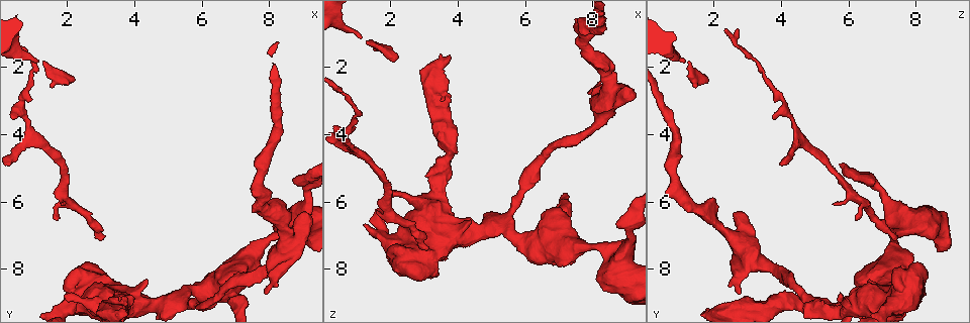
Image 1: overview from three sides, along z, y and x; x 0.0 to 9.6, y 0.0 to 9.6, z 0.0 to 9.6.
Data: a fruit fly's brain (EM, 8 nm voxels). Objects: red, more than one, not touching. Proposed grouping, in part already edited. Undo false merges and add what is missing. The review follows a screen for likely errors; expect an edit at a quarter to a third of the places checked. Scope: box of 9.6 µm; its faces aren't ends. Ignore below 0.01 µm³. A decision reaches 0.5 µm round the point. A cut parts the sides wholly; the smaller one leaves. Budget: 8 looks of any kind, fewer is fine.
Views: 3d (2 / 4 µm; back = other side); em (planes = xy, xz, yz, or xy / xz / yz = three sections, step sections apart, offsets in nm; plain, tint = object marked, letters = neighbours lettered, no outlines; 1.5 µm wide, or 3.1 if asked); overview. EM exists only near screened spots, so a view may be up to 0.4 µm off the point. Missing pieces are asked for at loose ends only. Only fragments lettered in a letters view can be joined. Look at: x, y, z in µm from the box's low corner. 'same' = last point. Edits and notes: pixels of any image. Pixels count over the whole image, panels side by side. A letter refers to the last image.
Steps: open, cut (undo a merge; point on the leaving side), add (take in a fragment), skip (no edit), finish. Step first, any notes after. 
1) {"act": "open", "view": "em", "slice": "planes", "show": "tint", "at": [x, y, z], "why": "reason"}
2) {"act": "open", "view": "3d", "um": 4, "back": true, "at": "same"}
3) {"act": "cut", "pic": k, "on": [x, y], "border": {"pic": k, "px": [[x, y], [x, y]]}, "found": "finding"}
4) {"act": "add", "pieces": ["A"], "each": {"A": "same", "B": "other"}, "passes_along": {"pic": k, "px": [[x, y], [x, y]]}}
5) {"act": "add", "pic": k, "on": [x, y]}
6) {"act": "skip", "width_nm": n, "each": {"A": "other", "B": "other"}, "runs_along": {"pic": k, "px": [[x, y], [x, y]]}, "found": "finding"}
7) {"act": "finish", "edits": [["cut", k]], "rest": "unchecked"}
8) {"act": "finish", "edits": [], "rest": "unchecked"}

{"act": "open", "view": "em", "slice": "planes", "show": "tint", "at": [0.60, 3.40, 4.05], "why": "branch point"}

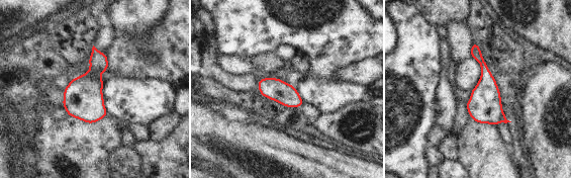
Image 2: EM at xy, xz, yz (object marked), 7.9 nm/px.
{"act": "open", "view": "em", "slice": "planes", "show": "letters", "at": "same", "why": "see the neighbours"}

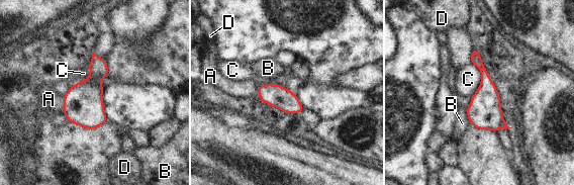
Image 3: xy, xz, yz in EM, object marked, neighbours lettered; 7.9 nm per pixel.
{"act": "skip", "width_nm": 280, "each": {"A": "other", "B": "other", "C": "other", "D": "other"}, "border": {"pic": 3, "px": [[465, 110], [471, 123]]}, "found": "all the same neuron"}

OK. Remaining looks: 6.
{"act": "open", "view": "em", "slice": "xy", "step": 4, "show": "tint", "at": [1.85, 8.85, 5.70]}

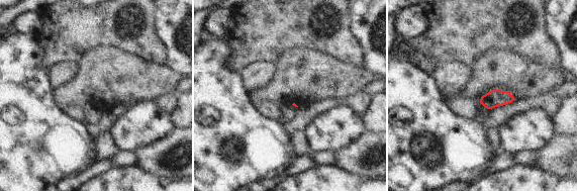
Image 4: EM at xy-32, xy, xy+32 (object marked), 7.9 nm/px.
{"act": "open", "view": "em", "slice": "xz", "step": 8, "show": "letters", "at": "same"}

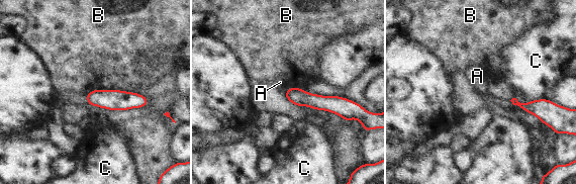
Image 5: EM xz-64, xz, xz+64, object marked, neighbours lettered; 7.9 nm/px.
{"act": "skip", "each": {"A": "other", "B": "other", "C": "other"}, "runs_along": {"pic": 5, "px": [[288, 93], [322, 102], [328, 108]]}, "found": "none of them fits"}

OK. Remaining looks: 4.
{"act": "open", "view": "3d", "um": 4, "back": true, "at": [8.00, 7.10, 7.40], "why": "narrows sharply"}

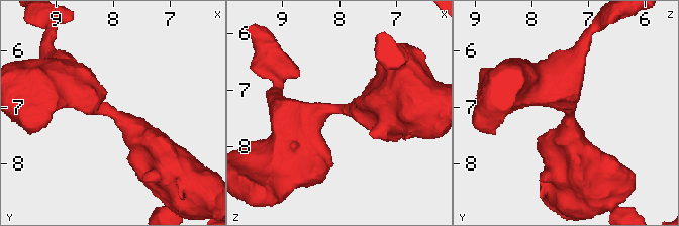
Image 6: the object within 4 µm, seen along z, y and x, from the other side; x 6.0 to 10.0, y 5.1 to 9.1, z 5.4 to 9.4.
{"act": "open", "view": "em", "slice": "xz", "step": 8, "show": "tint", "at": [8.00, 7.05, 7.30]}

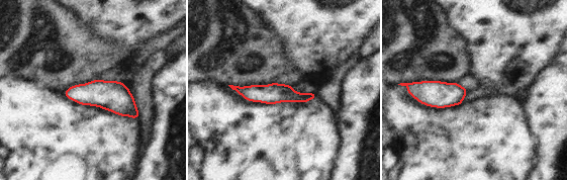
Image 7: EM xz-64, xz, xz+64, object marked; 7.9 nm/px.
{"act": "open", "view": "em", "slice": "planes", "show": "letters", "at": "same", "why": "cut it another way"}

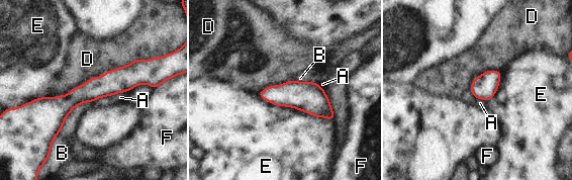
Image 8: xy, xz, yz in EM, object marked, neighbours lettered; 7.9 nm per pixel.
{"act": "skip", "longest_contact_nm": ["D", 800], "each": {"A": "other", "B": "other", "D": "other", "E": "other", "F": "other"}, "runs_along": {"pic": 8, "px": [[134, 79], [53, 111], [18, 111]]}, "found": "continuous, no second neuron"}

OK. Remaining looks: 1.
{"act": "finish", "edits": [], "rest": "unchecked"}

